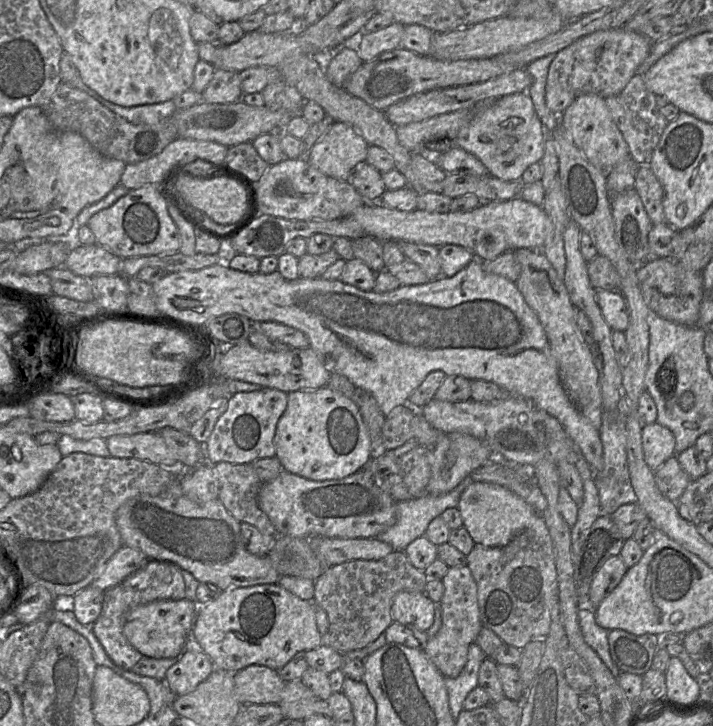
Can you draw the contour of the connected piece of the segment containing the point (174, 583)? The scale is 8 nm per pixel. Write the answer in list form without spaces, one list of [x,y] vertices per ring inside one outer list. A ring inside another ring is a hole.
[[[149,560],[142,568],[123,582],[104,592],[101,614],[90,627],[109,658],[122,669],[131,670],[143,655],[127,641],[123,633],[124,622],[130,609],[154,601],[181,600],[184,598],[185,583],[182,569],[170,562]],[[165,570],[169,570],[172,574],[170,583],[163,581],[163,572]]]

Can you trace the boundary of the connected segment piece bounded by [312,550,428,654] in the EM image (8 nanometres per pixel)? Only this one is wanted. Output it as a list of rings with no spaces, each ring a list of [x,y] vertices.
[[[393,551],[379,560],[351,560],[328,567],[315,581],[313,604],[320,606],[328,616],[329,627],[322,636],[322,644],[343,654],[360,650],[373,643],[393,622],[392,600],[402,591],[425,593],[428,578],[424,571],[415,568],[404,551]]]

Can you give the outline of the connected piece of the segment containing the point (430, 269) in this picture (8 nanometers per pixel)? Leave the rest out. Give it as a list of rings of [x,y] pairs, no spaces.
[[[397,242],[405,258],[417,264],[427,275],[430,281],[447,278],[443,273],[439,259],[439,247]]]

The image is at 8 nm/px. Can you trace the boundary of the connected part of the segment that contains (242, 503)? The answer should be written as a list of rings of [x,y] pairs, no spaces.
[[[218,462],[213,465],[219,481],[218,498],[239,522],[248,523],[267,535],[277,535],[268,516],[259,508],[258,493],[263,482],[250,463]]]

